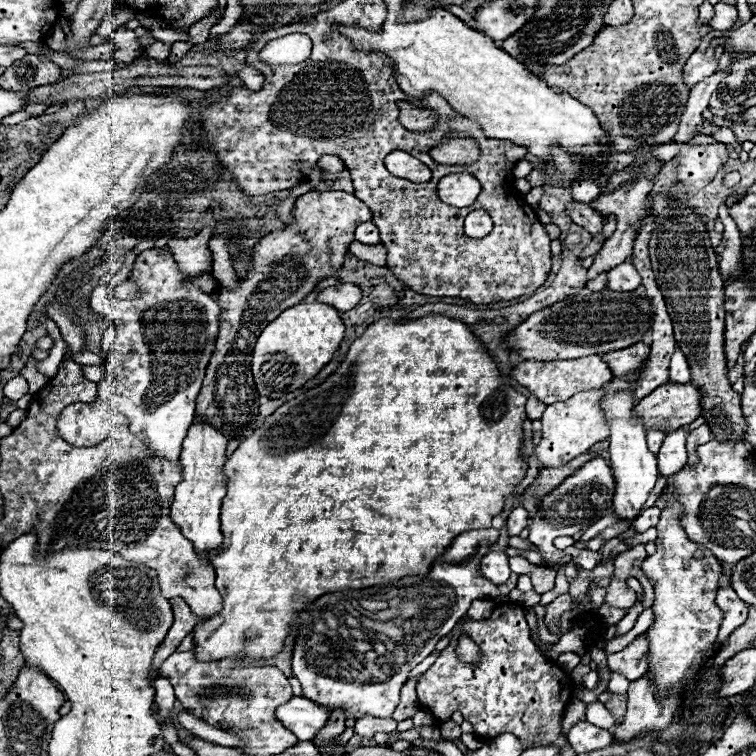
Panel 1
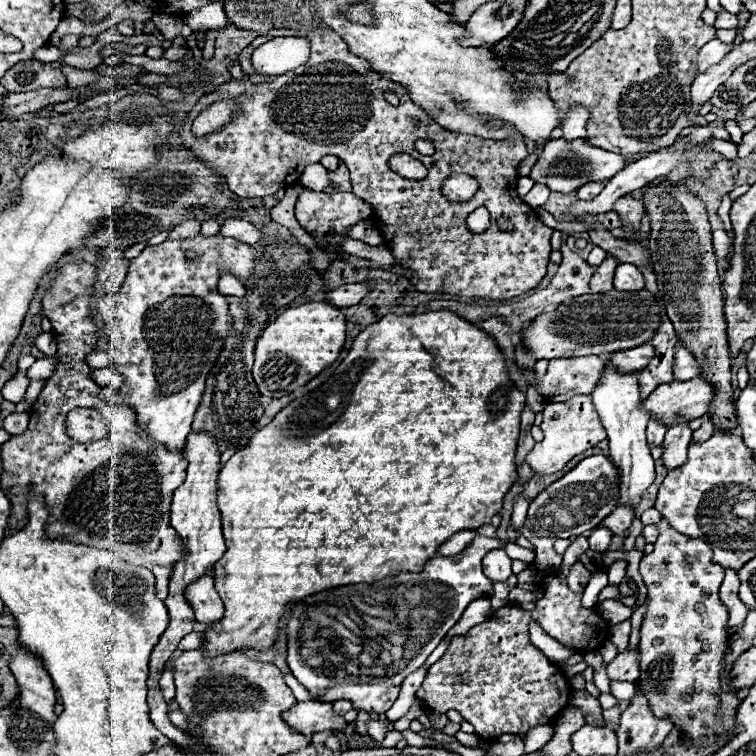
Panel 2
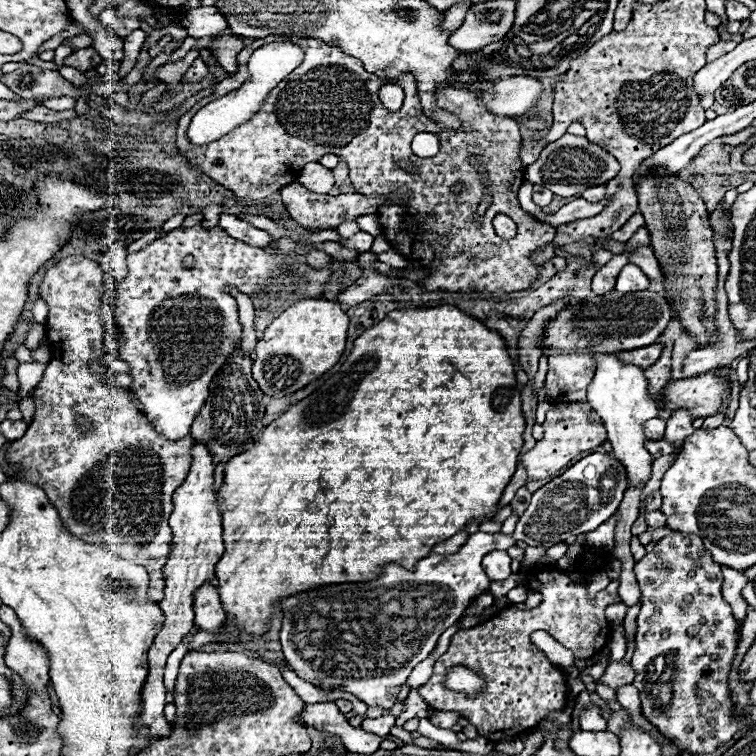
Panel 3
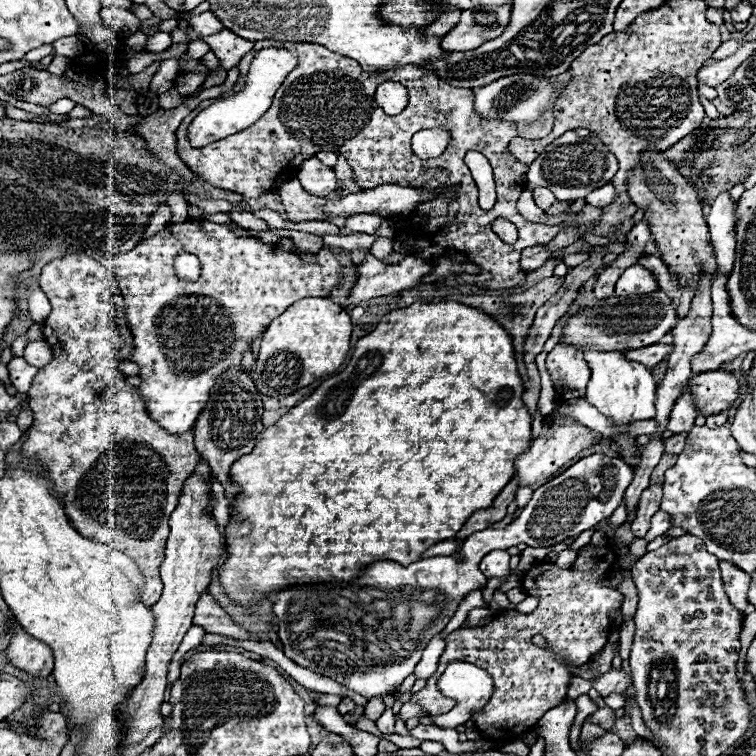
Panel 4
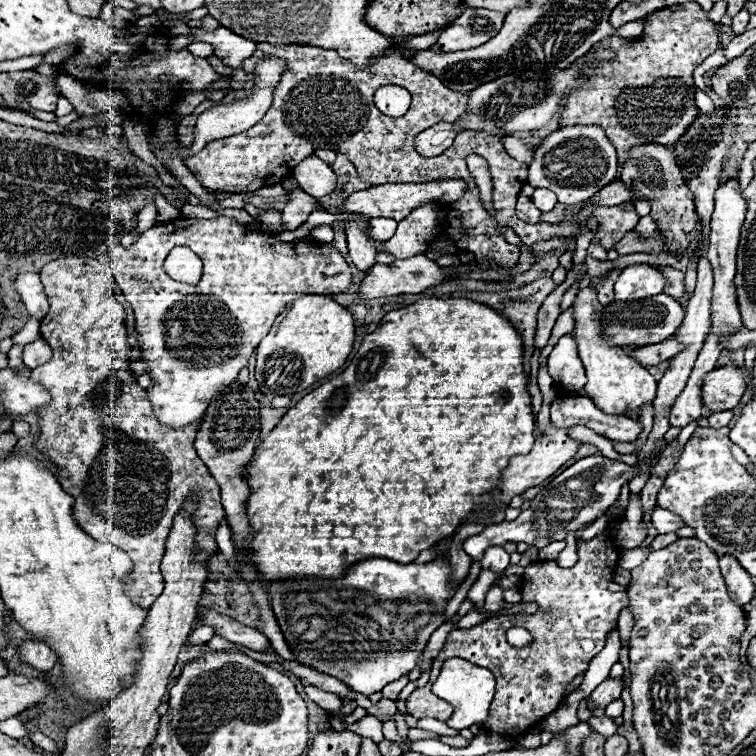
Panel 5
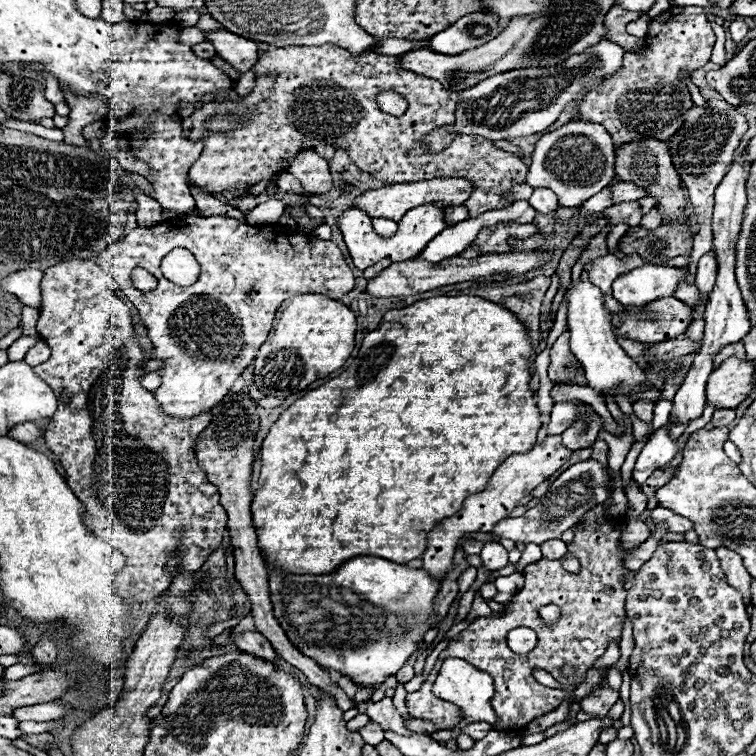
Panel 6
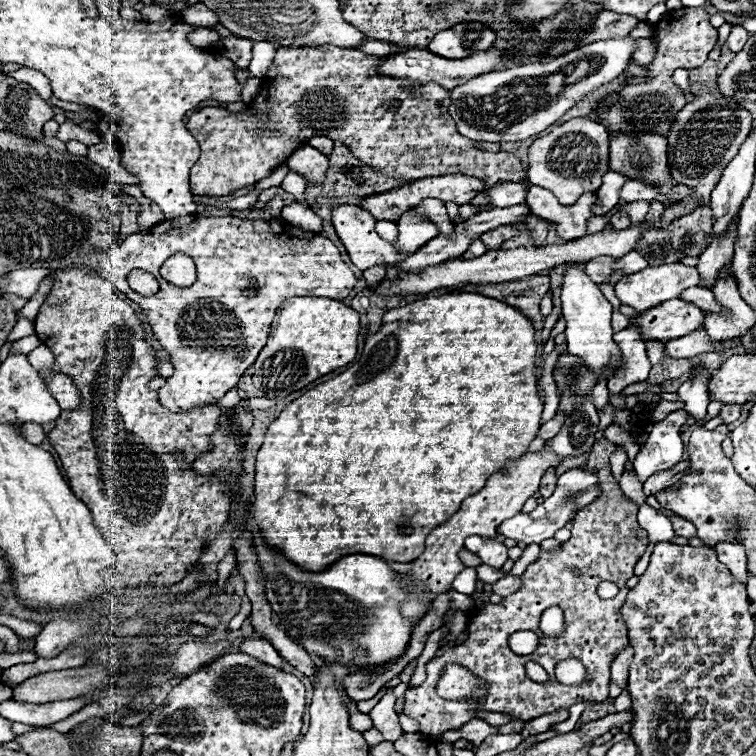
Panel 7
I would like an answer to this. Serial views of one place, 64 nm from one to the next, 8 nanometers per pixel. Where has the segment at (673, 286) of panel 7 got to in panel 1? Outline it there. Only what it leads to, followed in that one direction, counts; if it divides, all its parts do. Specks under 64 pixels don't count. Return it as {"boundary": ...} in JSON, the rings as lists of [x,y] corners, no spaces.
{"boundary":[[[622,262],[608,272],[608,290],[632,292],[640,284],[642,284],[642,278],[636,272],[636,268],[632,266],[632,262]]]}

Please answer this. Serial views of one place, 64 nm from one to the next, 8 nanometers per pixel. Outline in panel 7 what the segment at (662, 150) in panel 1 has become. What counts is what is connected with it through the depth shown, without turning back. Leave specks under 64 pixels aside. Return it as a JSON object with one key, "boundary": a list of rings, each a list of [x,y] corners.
{"boundary":[[[572,118],[546,136],[532,142],[528,150],[528,182],[550,190],[560,204],[574,204],[584,192],[594,192],[608,172],[608,130],[590,118]]]}

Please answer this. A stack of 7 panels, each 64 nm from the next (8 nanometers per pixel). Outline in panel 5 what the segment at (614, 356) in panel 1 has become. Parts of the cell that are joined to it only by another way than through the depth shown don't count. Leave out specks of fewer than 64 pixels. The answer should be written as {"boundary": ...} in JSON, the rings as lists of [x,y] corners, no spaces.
{"boundary":[[[670,338],[670,340],[664,340],[662,344],[648,344],[646,348],[638,348],[634,352],[630,352],[630,356],[634,360],[638,360],[642,366],[658,366],[660,362],[670,360],[672,356],[676,356],[682,350],[684,350],[684,344]]]}

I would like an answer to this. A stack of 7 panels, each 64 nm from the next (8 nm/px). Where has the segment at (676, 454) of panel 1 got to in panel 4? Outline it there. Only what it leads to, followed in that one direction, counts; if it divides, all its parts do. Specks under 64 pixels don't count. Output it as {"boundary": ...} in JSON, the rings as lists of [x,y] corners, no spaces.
{"boundary":[[[686,392],[682,394],[674,408],[672,408],[672,414],[670,414],[670,424],[668,424],[668,430],[672,430],[674,434],[680,434],[680,432],[688,432],[692,426],[694,426],[694,420],[698,416],[698,408],[692,400],[692,394]]]}

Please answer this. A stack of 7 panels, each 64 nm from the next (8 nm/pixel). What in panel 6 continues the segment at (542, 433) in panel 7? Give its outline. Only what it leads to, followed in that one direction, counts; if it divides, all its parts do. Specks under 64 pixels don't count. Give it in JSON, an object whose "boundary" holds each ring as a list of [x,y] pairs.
{"boundary":[[[570,400],[570,402],[556,402],[554,408],[552,408],[552,414],[550,414],[550,422],[548,422],[546,434],[548,436],[562,434],[574,422],[576,416],[578,416],[578,410],[574,406],[574,400]]]}

